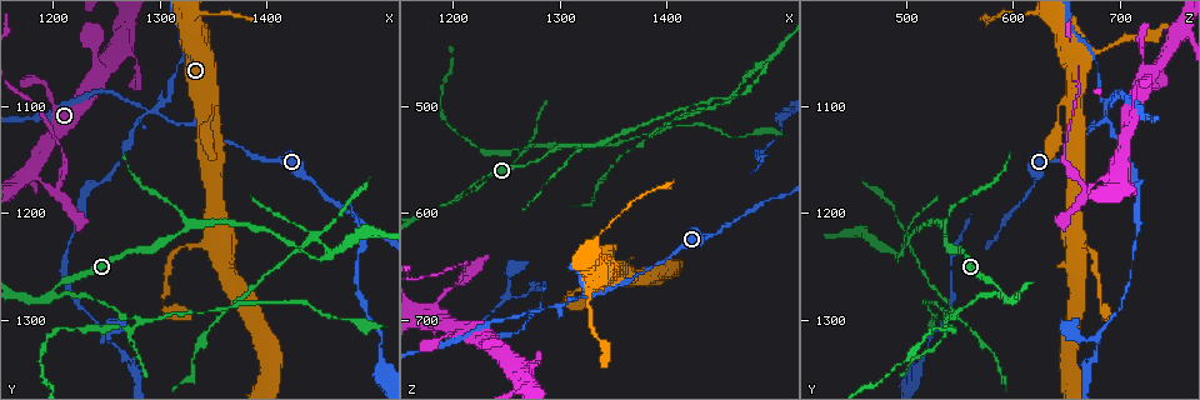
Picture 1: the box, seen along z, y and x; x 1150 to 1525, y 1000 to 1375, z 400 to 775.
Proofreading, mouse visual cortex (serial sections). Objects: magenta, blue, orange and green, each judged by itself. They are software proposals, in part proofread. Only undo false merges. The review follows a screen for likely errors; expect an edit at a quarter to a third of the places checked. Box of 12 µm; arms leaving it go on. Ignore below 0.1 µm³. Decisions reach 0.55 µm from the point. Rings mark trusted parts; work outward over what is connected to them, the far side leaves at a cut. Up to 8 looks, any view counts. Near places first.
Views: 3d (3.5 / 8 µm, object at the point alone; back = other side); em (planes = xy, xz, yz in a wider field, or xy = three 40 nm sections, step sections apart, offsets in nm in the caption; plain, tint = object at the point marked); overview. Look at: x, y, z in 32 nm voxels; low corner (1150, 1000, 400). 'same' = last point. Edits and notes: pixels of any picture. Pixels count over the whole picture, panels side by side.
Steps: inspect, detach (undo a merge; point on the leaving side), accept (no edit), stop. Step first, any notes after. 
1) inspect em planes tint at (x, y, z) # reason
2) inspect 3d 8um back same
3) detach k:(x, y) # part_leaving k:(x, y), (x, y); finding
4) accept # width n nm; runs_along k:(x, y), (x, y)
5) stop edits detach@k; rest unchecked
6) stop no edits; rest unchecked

inspect 3d 3.5um at (1456, 1240, 492) # two arms at a narrow angle

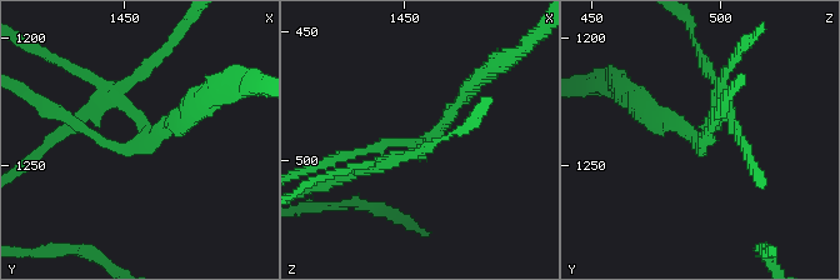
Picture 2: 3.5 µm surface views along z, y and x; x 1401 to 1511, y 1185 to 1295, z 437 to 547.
inspect em xy step 5 tint at (1455, 1241, 494) # now the EM

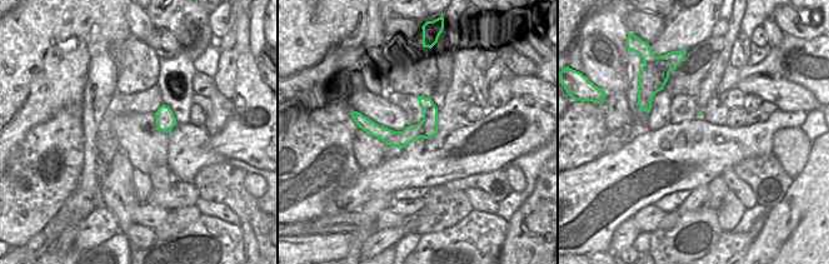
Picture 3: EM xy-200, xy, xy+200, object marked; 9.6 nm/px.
detach 2:(108, 105) # part_leaving 2:(425, 145), (336, 181); a second cell is stuck on

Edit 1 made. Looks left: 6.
inspect 3d 3.5um back at (1202, 1274, 586) # three-way junction

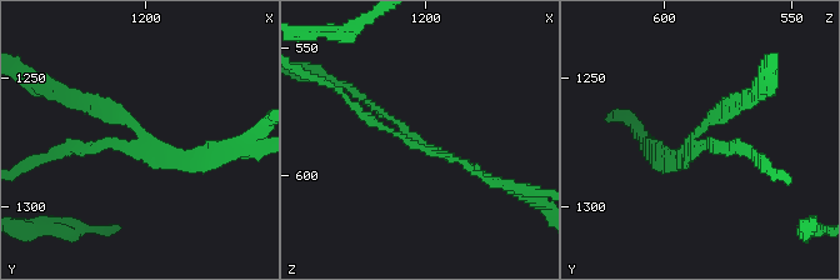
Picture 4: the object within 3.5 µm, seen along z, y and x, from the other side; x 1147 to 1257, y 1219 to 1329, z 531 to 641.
inspect em planes tint at (1199, 1272, 588)

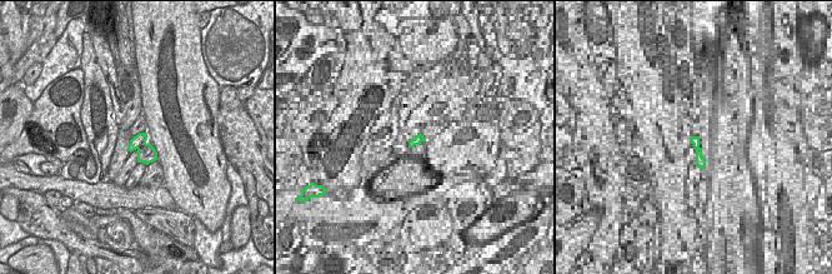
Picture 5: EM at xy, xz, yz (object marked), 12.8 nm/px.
detach 4:(95, 146) # two cells meet here

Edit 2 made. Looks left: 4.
inspect overview # redraw

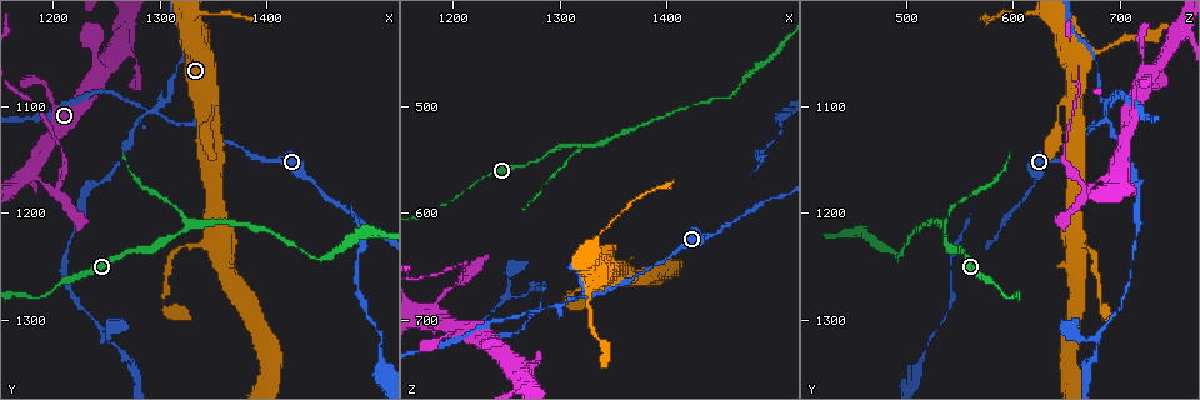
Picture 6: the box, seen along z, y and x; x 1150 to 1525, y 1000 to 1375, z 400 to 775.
inspect 3d 8um at (1324, 1234, 670) # thin neck

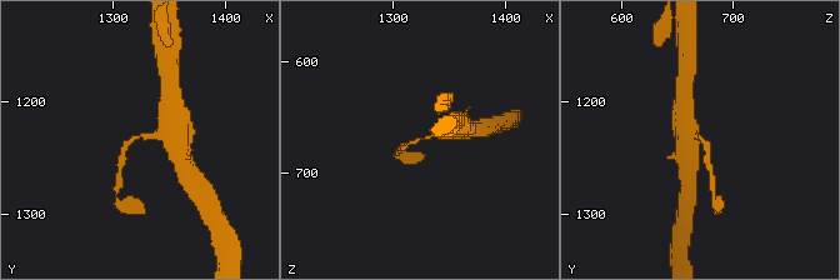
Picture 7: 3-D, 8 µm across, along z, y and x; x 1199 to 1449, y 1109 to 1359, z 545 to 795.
inspect 3d 3.5um at (1326, 1232, 670)

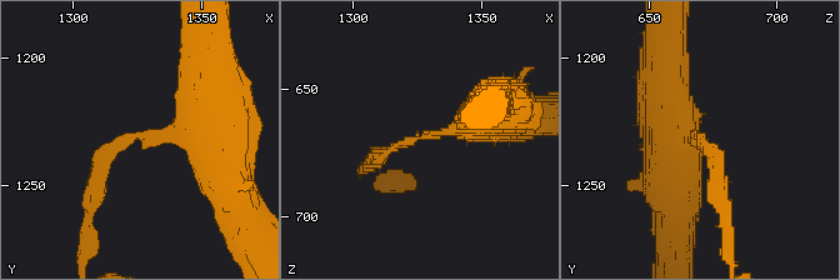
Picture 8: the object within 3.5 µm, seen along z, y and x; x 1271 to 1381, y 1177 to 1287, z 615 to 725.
inspect em xy step 1 tint at (1325, 1231, 670) # shape alone is not enough

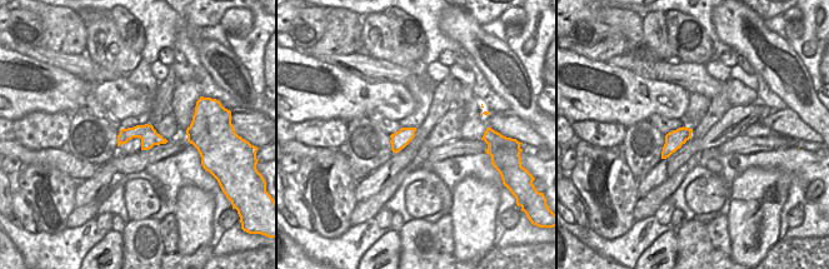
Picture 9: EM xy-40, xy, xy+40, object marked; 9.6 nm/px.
accept # arm_widths 200, 450 nm; runs_along 8:(221, 111), (109, 150), (94, 196); one cell here

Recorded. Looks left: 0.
stop edits detach@2, detach@4; rest unchecked

